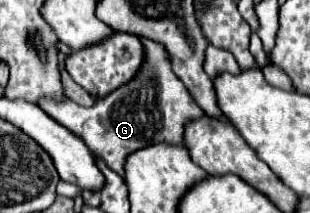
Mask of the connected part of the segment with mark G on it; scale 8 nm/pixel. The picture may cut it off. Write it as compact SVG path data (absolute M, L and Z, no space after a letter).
M141 37L143 43L143 65L135 73L135 77L123 87L111 91L107 97L99 99L93 107L81 107L71 99L51 99L41 97L39 107L51 115L59 125L67 127L73 135L81 137L85 145L95 153L103 155L105 163L119 175L123 175L123 163L127 155L137 149L155 145L155 143L171 143L183 145L183 131L187 121L203 115L201 107L191 97L189 89L171 69L171 57L163 43L155 43L151 39Z

